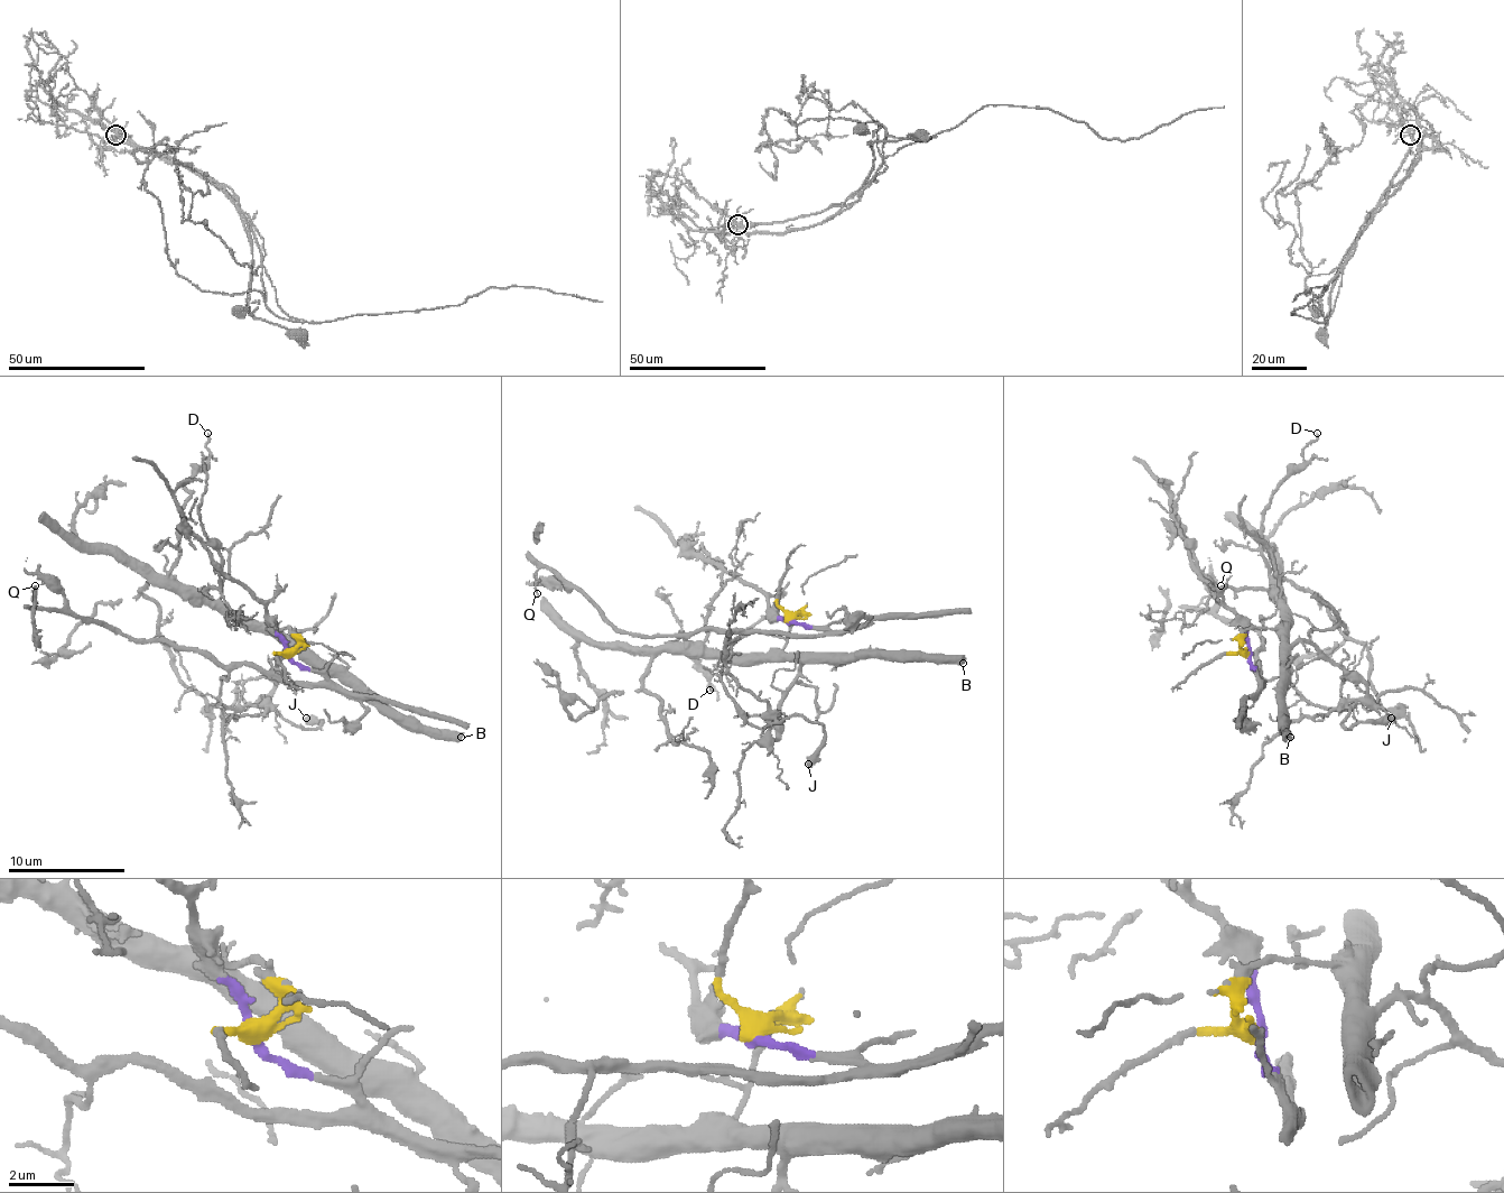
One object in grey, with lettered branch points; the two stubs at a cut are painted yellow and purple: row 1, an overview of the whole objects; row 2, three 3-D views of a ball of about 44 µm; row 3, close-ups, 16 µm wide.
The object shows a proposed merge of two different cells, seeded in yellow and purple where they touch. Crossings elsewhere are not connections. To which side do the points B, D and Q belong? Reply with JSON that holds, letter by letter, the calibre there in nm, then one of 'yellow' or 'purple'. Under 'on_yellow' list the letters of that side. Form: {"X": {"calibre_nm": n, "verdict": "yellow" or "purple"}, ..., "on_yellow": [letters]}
{"B": {"calibre_nm": 600, "verdict": "yellow"}, "D": {"calibre_nm": 160, "verdict": "yellow"}, "Q": {"calibre_nm": 120, "verdict": "purple"}, "on_yellow": ["B", "D"]}

